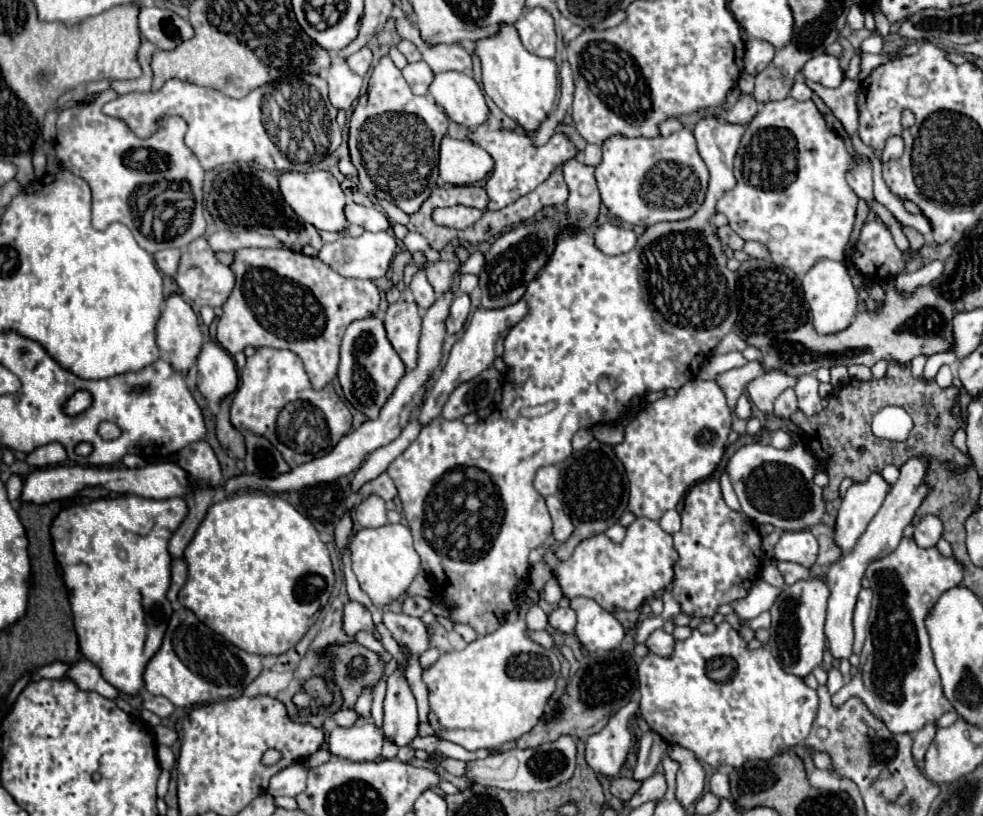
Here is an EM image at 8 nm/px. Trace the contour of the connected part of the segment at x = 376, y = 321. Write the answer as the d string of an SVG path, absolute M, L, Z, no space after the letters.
M370 315L358 321L352 321L344 333L342 347L340 347L340 367L338 367L338 379L344 391L344 397L350 401L350 405L358 411L362 411L366 417L376 419L382 405L388 401L392 391L396 389L400 377L404 375L404 363L390 345L384 323L380 317Z

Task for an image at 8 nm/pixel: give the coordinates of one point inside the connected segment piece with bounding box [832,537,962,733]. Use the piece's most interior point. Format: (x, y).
(897, 680)

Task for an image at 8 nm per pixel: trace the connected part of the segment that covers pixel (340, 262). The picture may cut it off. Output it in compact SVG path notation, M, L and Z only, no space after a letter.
M380 231L380 233L364 233L360 237L340 237L334 243L326 243L320 253L318 259L324 261L328 267L332 267L336 273L340 273L342 277L354 277L354 279L380 279L386 275L392 259L396 255L396 237L392 233Z

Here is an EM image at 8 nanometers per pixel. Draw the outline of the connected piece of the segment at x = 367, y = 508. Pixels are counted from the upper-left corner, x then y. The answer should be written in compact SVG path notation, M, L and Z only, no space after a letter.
M368 495L356 509L354 519L360 523L360 527L382 527L388 525L386 517L386 503L378 495Z

